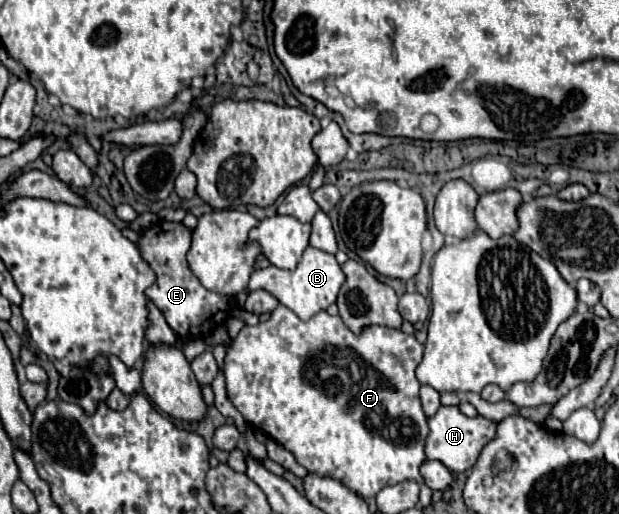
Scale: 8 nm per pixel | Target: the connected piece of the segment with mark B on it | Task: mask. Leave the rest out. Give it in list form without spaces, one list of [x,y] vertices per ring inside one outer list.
[[[308,247],[304,251],[302,261],[298,263],[296,271],[286,271],[286,269],[278,269],[274,265],[268,265],[264,269],[256,269],[250,277],[250,291],[254,289],[264,289],[268,293],[272,293],[282,305],[286,305],[288,309],[292,309],[300,319],[310,319],[312,315],[316,315],[318,311],[326,309],[328,305],[332,305],[338,297],[338,291],[342,287],[342,283],[346,281],[346,275],[342,273],[338,261],[334,255],[324,253],[320,249]]]

